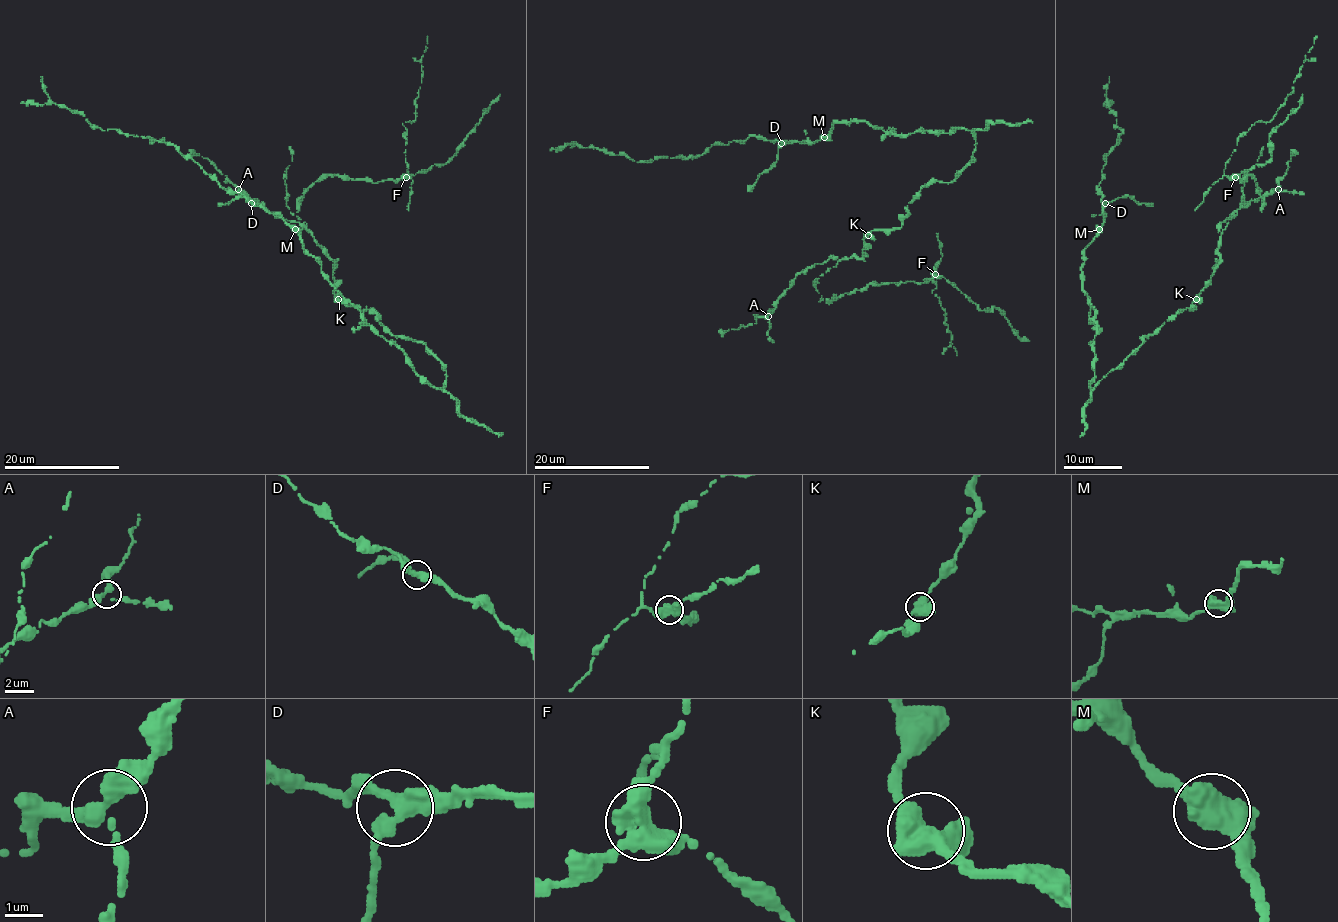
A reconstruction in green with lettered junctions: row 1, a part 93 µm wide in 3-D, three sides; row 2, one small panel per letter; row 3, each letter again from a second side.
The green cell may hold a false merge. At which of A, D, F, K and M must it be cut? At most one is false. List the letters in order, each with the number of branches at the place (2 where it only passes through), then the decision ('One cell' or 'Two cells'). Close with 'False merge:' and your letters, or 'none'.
A: Branches: 3. One cell
D: Branches: 3. One cell
F: Branches: 3. Two cells
K: Branches: 3. One cell
M: Branches: 3. One cell
False merge: F

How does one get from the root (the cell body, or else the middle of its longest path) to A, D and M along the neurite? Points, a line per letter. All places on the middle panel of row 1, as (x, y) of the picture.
A: (955, 178), (928, 182), (900, 227), (874, 229), (864, 239), (861, 258), (807, 267), (768, 316)
D: (955, 178), (976, 148), (976, 136), (964, 129), (899, 136), (851, 120), (835, 123), (814, 142), (781, 143)
M: (955, 178), (976, 148), (976, 136), (970, 130), (916, 130), (899, 136), (851, 120), (835, 123), (824, 137)

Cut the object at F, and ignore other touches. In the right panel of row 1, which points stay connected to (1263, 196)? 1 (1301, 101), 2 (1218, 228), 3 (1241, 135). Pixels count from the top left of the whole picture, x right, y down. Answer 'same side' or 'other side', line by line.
1: same side
2: same side
3: other side

